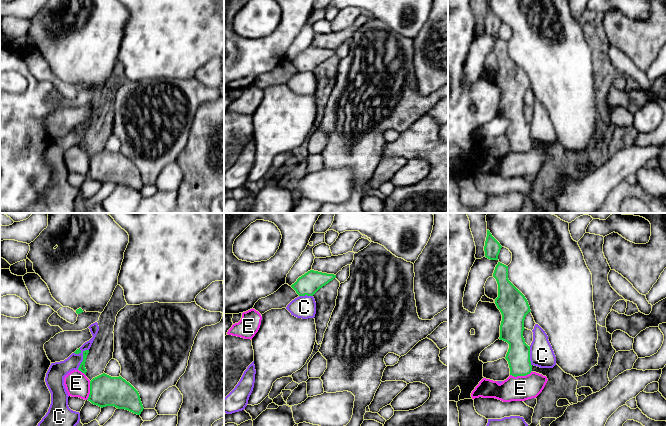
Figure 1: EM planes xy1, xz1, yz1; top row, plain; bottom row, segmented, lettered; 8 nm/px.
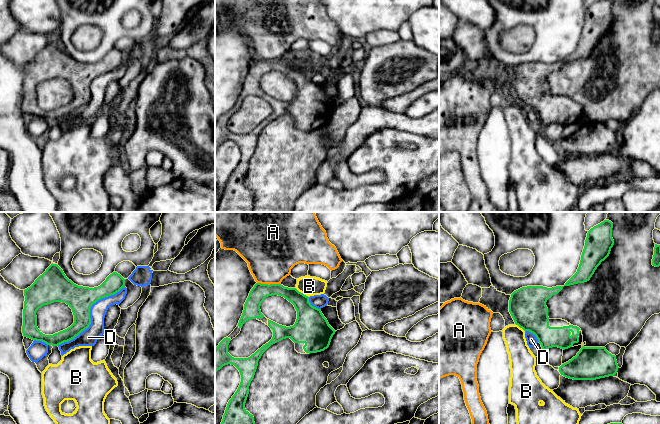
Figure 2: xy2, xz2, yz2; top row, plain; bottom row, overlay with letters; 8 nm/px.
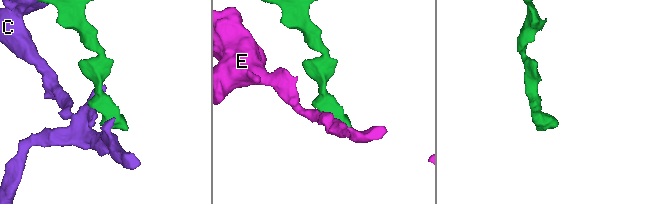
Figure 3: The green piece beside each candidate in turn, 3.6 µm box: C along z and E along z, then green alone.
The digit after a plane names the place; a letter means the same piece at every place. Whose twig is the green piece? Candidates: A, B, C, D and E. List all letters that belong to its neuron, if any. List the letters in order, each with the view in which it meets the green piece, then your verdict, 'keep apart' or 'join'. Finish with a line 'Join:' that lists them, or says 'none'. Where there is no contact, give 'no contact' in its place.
A: contact in xz2; keep apart
B: contact in xz2; keep apart
C: contact in xy1; keep apart
D: contact in xy2; join
E: contact in yz1; keep apart
Join: D

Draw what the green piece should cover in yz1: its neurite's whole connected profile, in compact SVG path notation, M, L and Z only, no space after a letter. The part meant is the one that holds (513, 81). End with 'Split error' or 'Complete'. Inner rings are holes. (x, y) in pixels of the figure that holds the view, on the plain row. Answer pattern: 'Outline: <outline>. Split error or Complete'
Outline: M498 38L493 53L498 60L498 73L495 80L502 90L500 116L509 120L505 135L510 151L526 152L531 149L530 122L523 113L524 96L531 88L525 72L509 57L508 42Z. Complete

